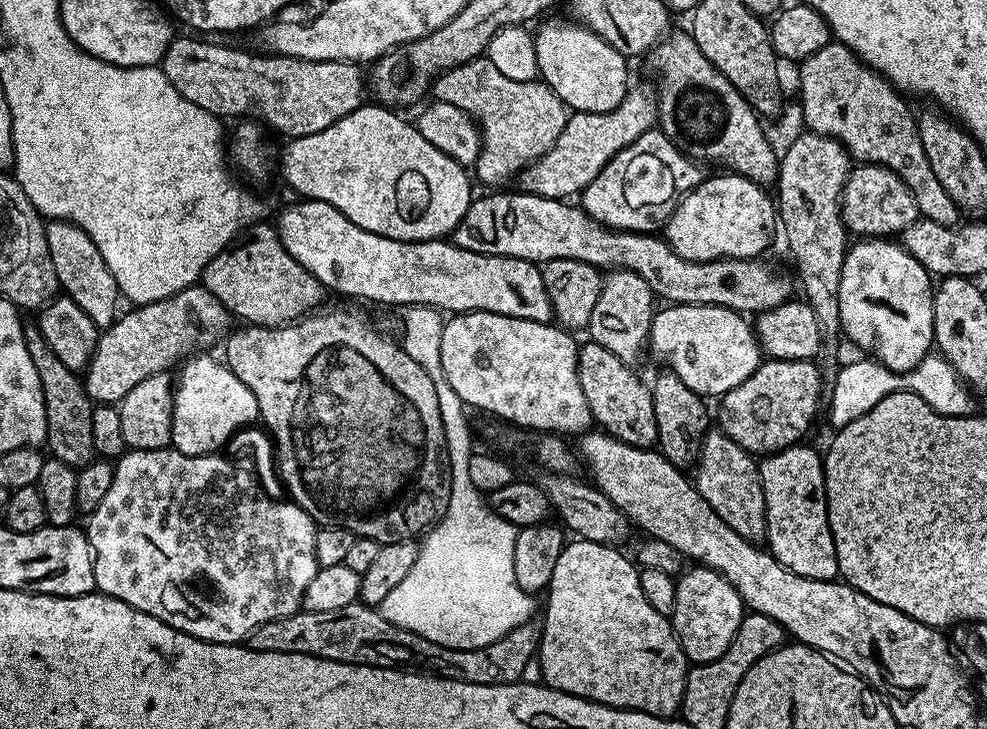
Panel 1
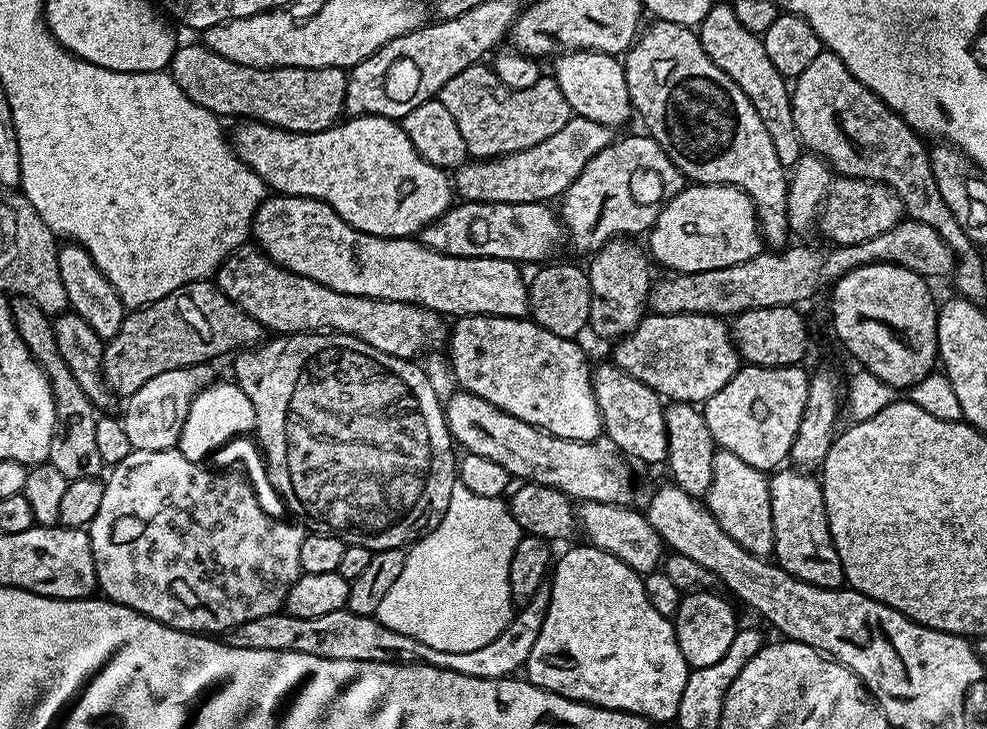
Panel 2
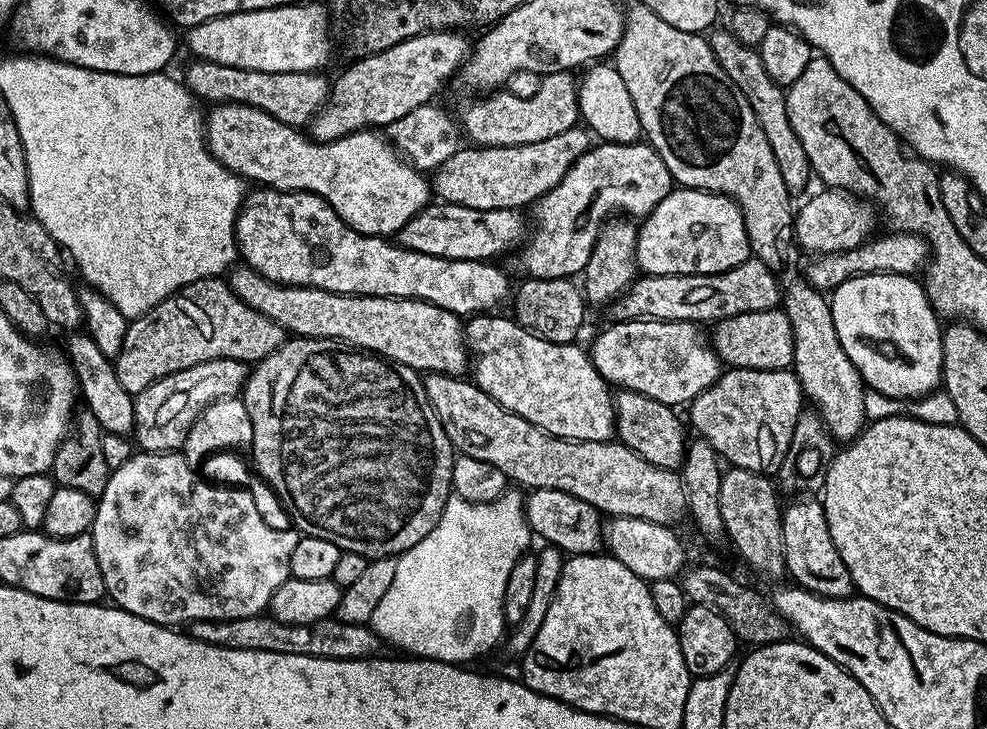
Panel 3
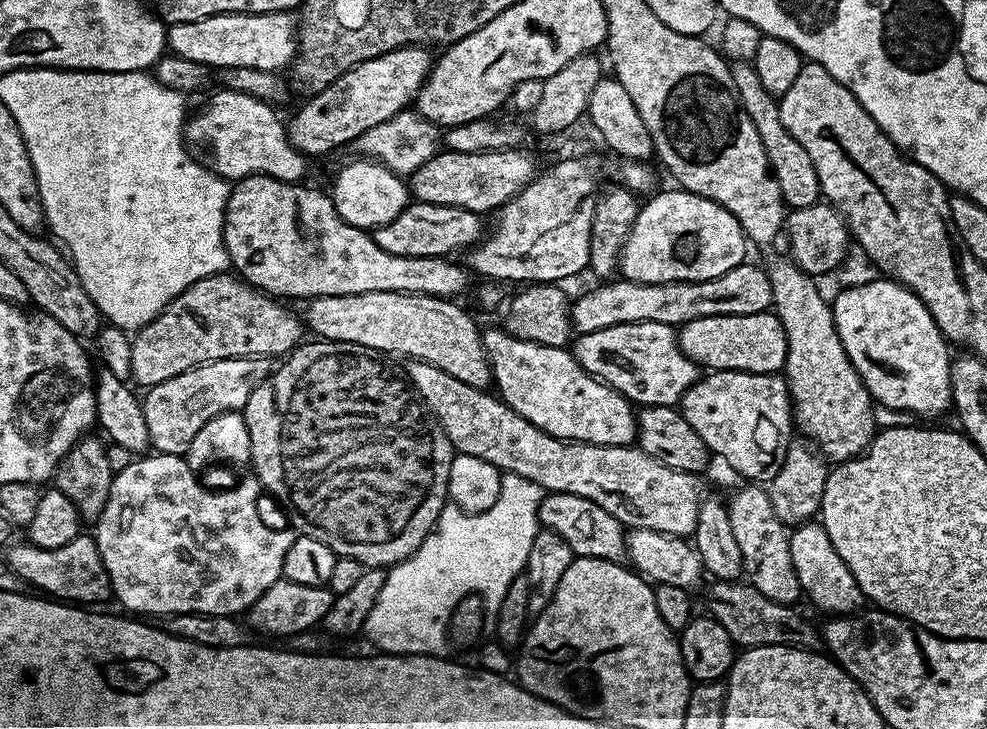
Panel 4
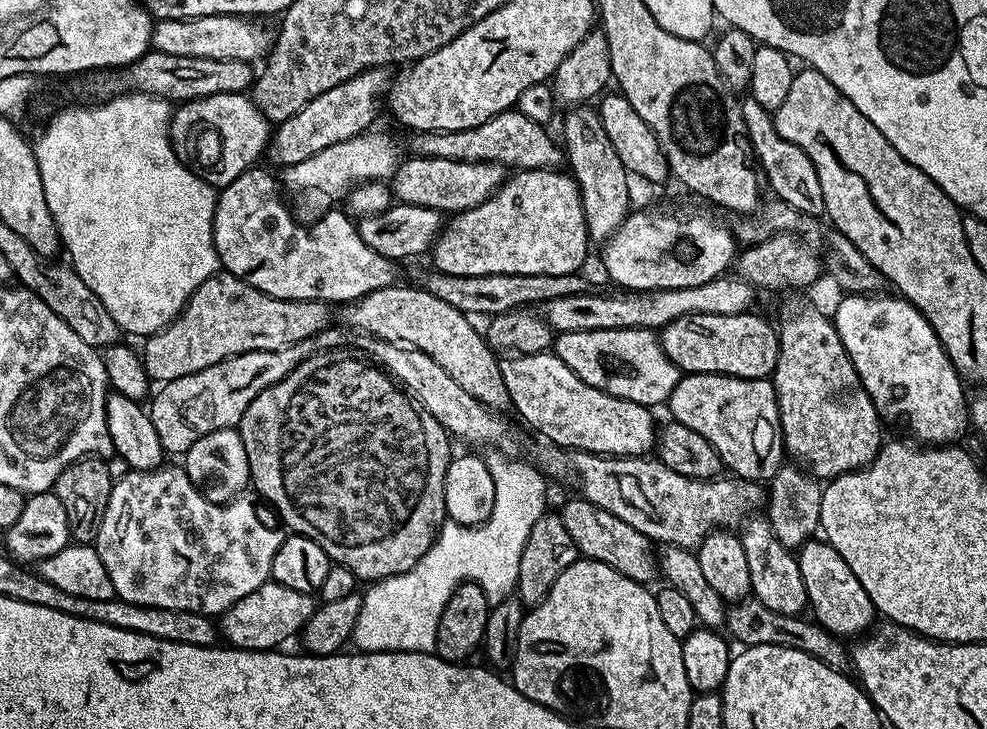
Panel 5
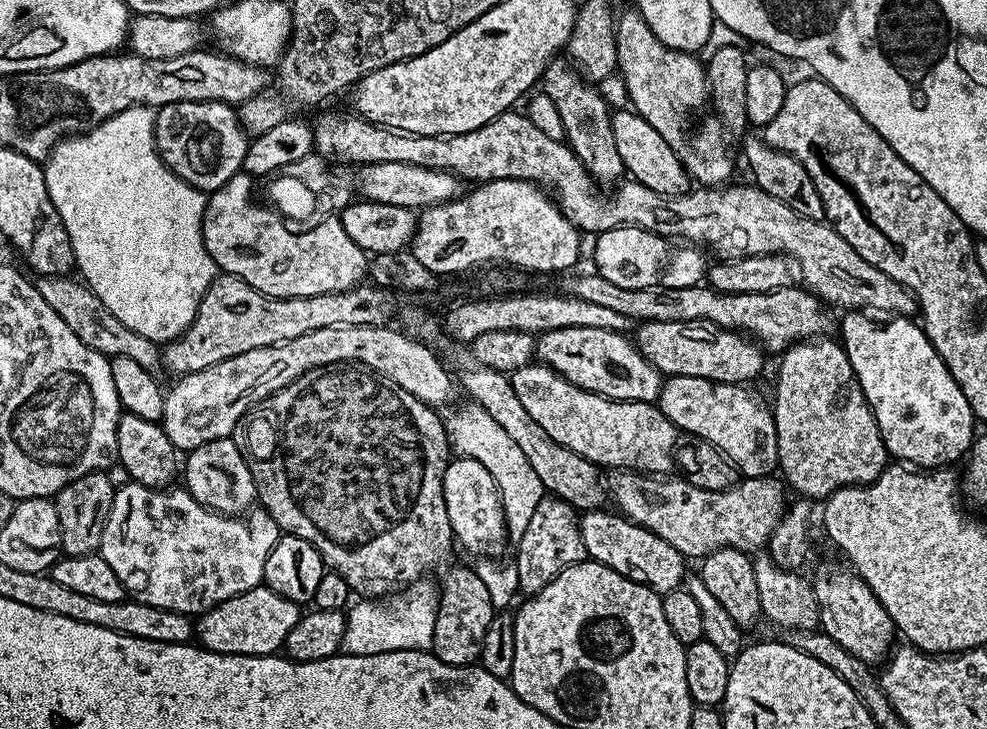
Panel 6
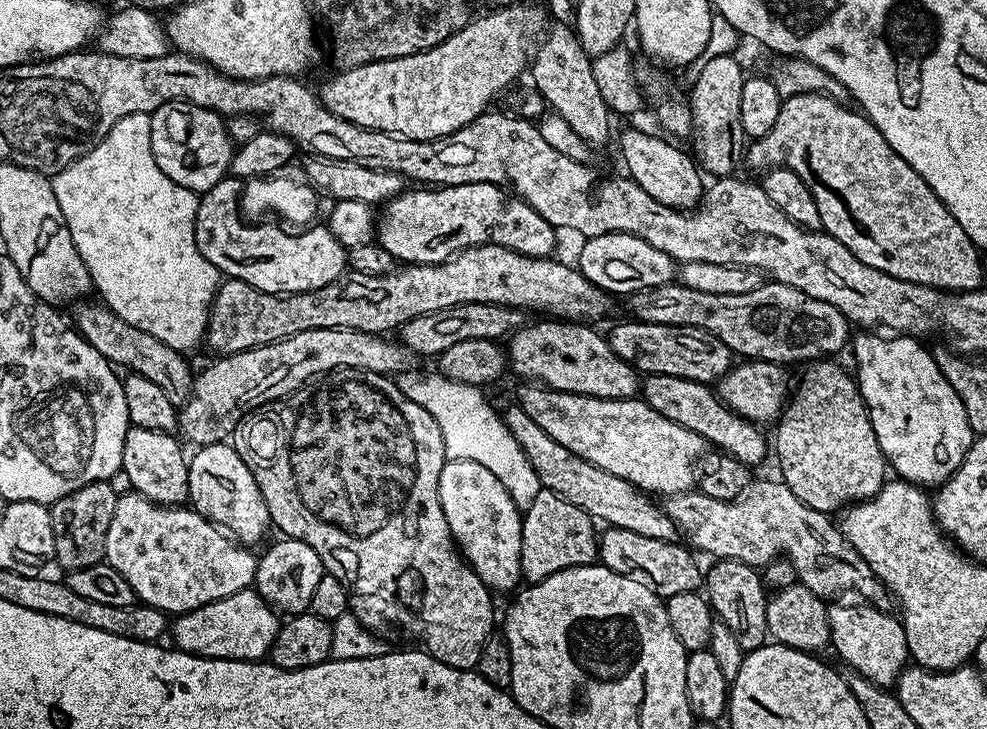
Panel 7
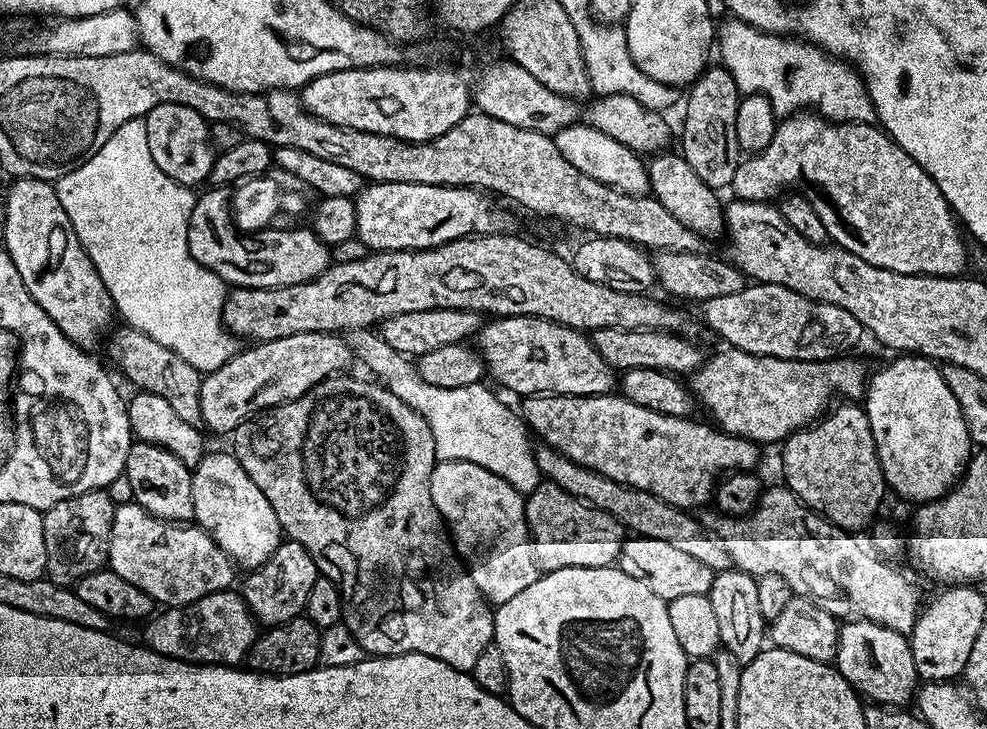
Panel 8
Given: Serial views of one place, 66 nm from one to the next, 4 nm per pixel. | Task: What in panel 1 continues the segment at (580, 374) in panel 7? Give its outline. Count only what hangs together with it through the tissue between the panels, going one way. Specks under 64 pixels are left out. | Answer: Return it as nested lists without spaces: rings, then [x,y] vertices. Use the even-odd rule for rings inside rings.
[[[668,304],[652,317],[652,329],[648,335],[647,347],[667,366],[690,390],[705,398],[725,396],[734,386],[742,386],[762,363],[760,342],[756,329],[748,324],[741,313],[733,308],[723,308],[717,304]]]

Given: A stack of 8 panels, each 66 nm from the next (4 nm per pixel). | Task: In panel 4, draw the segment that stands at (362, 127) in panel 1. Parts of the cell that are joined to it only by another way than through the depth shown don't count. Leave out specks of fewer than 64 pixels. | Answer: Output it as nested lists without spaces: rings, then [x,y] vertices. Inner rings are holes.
[[[219,91],[201,106],[200,112],[194,113],[193,116],[191,113],[187,117],[184,142],[188,145],[188,151],[210,171],[229,182],[244,180],[247,176],[262,175],[278,178],[287,184],[303,181],[304,171],[307,170],[309,161],[304,153],[290,142],[285,121],[283,119],[280,121],[280,116],[276,113],[279,111],[273,105],[262,102],[245,92]],[[367,158],[355,159],[341,166],[336,181],[330,187],[338,214],[350,226],[365,230],[375,230],[394,222],[394,218],[398,218],[410,203],[409,185],[385,164]]]

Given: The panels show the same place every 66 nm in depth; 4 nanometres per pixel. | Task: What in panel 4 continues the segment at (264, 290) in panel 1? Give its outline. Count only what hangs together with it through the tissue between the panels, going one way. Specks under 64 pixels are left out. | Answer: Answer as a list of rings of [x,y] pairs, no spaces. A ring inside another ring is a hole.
[[[367,292],[366,294],[346,294],[345,296],[313,296],[311,300],[303,305],[303,308],[302,320],[307,331],[309,333],[316,332],[312,334],[315,334],[321,340],[337,340],[340,344],[355,344],[357,349],[371,350],[376,354],[384,354],[380,352],[397,352],[398,355],[404,356],[403,358],[408,360],[425,360],[434,366],[438,366],[438,370],[446,370],[446,374],[450,374],[450,378],[458,378],[458,382],[466,382],[466,386],[487,389],[493,383],[492,366],[488,362],[488,352],[484,348],[484,337],[481,329],[476,329],[471,314],[455,299],[442,296],[420,296],[416,292]]]

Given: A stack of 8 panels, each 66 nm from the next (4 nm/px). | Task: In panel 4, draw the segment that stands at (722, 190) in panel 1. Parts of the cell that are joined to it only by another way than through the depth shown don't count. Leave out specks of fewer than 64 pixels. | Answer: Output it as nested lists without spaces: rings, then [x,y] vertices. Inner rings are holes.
[[[675,190],[676,192],[660,192],[647,197],[648,201],[640,204],[640,213],[634,222],[634,226],[630,230],[630,234],[624,243],[624,249],[620,251],[620,267],[623,279],[633,280],[639,284],[661,284],[662,282],[702,282],[710,278],[718,278],[722,274],[726,274],[726,270],[734,270],[734,266],[745,263],[744,256],[750,249],[749,241],[746,239],[742,226],[738,222],[738,218],[734,218],[734,214],[730,214],[730,210],[726,210],[722,206],[718,206],[718,202],[714,202],[710,198],[702,198],[693,192],[685,192],[683,190]]]

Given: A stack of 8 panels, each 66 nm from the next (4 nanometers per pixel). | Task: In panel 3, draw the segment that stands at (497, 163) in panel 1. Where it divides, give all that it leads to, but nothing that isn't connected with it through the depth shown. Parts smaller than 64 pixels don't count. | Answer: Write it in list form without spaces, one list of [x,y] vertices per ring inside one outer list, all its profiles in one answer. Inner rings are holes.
[[[571,71],[549,72],[541,79],[538,94],[530,98],[518,98],[506,90],[481,95],[484,96],[481,100],[476,100],[464,108],[463,135],[467,139],[469,136],[473,145],[482,148],[529,144],[542,142],[542,138],[554,138],[554,134],[562,134],[562,130],[577,127],[580,120],[577,87],[577,77]]]

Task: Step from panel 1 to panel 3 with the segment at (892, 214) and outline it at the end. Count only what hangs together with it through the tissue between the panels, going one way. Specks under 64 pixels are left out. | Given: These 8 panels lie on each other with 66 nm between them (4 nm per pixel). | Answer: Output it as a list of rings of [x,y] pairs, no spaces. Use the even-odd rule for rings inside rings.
[[[825,187],[794,212],[794,239],[805,253],[821,256],[854,250],[873,235],[871,203],[857,198],[842,188]]]

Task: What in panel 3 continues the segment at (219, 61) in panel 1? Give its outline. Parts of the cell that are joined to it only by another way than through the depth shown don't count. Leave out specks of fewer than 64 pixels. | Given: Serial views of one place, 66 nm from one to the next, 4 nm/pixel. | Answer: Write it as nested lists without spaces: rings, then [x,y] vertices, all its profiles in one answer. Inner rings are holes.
[[[193,59],[192,65],[182,75],[182,83],[197,101],[209,100],[209,105],[245,104],[254,106],[278,122],[288,124],[297,130],[311,125],[316,111],[328,101],[329,77],[314,72],[263,72],[262,70],[242,70],[234,66],[222,66],[218,62]]]

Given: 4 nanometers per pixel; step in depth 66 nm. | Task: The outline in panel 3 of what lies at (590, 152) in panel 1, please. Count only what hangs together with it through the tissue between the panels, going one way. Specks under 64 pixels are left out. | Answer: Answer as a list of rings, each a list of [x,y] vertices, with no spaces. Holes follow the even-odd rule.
[[[577,126],[554,134],[554,138],[542,138],[542,142],[493,148],[462,146],[431,173],[430,188],[435,199],[445,204],[461,204],[474,210],[524,210],[558,186],[566,170],[593,144],[589,129]]]

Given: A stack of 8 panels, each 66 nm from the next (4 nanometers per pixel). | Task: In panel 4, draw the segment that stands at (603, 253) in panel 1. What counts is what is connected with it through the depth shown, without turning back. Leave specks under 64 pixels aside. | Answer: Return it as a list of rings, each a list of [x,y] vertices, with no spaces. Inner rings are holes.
[[[412,202],[402,210],[402,214],[398,214],[398,218],[394,218],[394,222],[375,229],[371,233],[371,238],[374,242],[378,242],[378,246],[382,246],[382,250],[386,250],[386,254],[402,254],[410,258],[426,258],[427,256],[448,258],[453,255],[451,252],[462,251],[461,253],[463,253],[480,243],[486,232],[486,224],[484,228],[484,224],[480,220],[483,220],[481,213],[471,212],[458,206],[434,206],[433,204]]]

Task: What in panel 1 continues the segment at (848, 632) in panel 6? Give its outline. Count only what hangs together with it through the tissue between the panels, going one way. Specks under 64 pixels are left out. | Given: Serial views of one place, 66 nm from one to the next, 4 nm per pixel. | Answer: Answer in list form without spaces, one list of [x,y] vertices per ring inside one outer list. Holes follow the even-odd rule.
[[[807,443],[791,445],[781,450],[765,455],[759,461],[760,485],[766,502],[766,522],[768,534],[766,537],[767,551],[786,570],[811,580],[836,580],[840,567],[834,550],[834,538],[828,525],[828,499],[824,489],[824,465],[821,453],[807,448]]]

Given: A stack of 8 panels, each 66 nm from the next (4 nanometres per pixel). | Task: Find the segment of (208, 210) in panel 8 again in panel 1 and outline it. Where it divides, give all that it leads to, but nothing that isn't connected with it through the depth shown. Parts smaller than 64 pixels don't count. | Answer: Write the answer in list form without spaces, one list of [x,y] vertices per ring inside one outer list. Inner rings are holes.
[[[301,199],[300,204],[292,204],[289,208],[284,208],[280,212],[280,217],[274,220],[276,233],[280,235],[280,241],[285,250],[318,282],[324,285],[325,289],[341,292],[344,296],[357,296],[360,300],[373,300],[376,304],[400,304],[399,306],[411,306],[413,304],[425,304],[427,308],[435,308],[444,314],[459,314],[462,312],[493,312],[503,316],[513,316],[523,320],[533,320],[534,322],[549,323],[553,319],[552,303],[546,294],[546,286],[542,282],[542,271],[537,265],[522,258],[510,258],[509,256],[487,256],[486,254],[474,254],[474,250],[462,250],[457,244],[449,242],[447,239],[439,240],[395,240],[374,234],[370,230],[362,230],[350,218],[346,218],[334,206],[330,206],[321,200]]]

